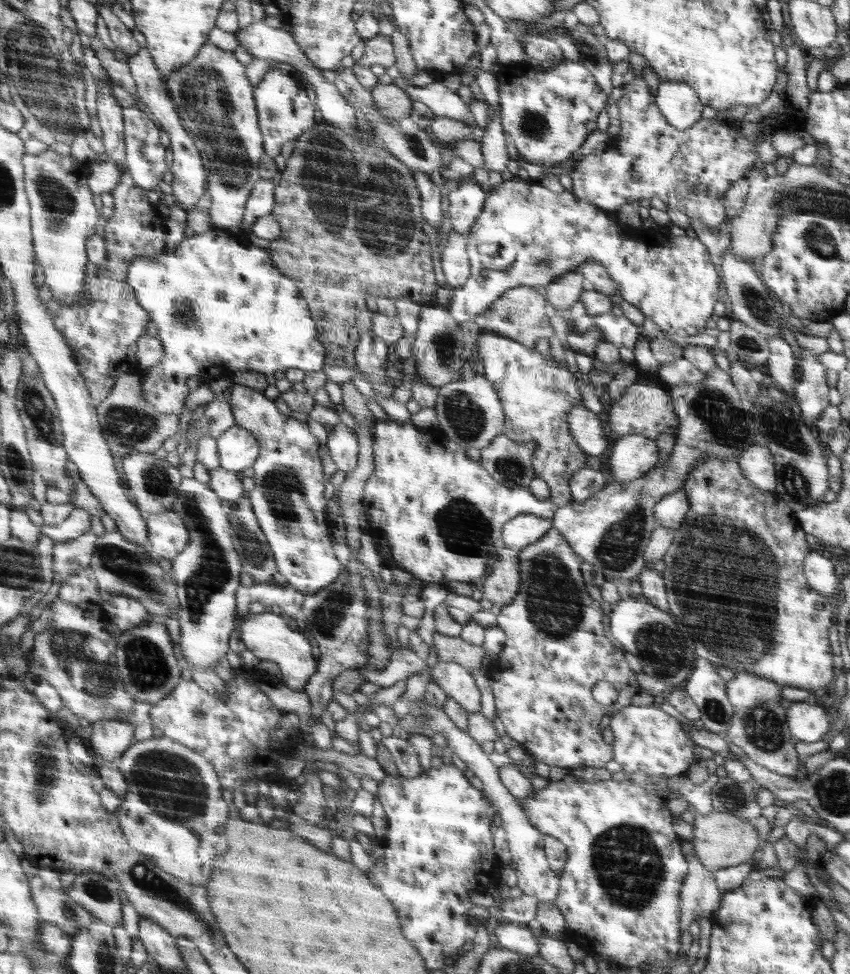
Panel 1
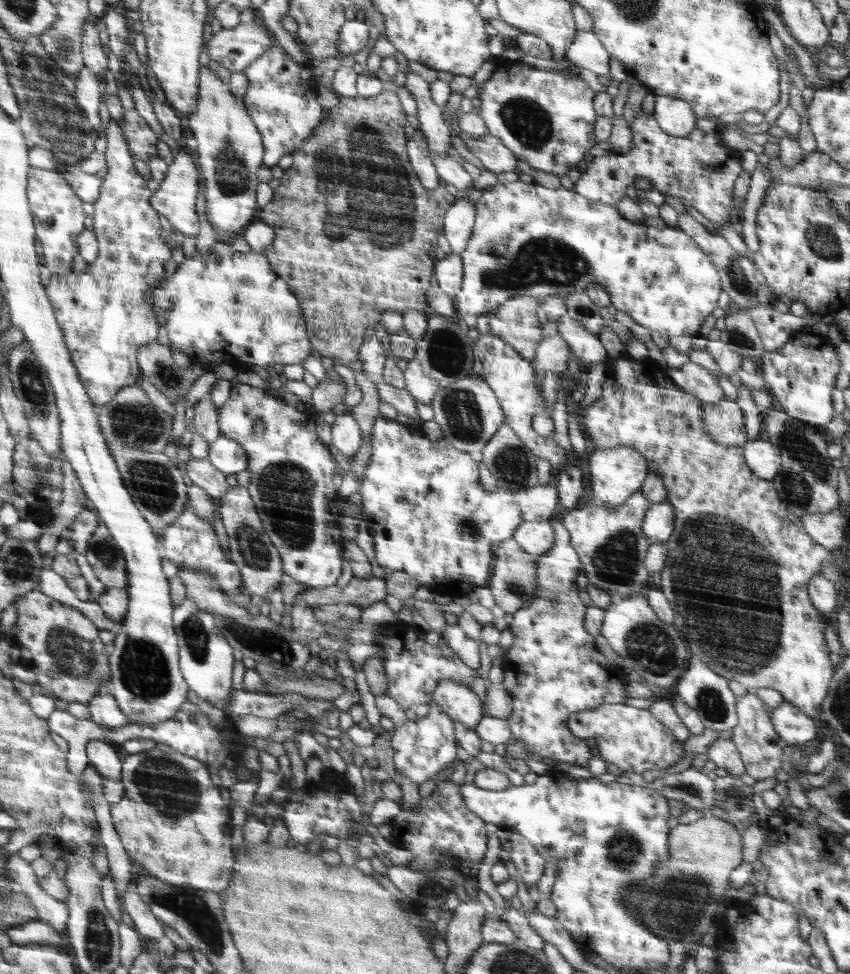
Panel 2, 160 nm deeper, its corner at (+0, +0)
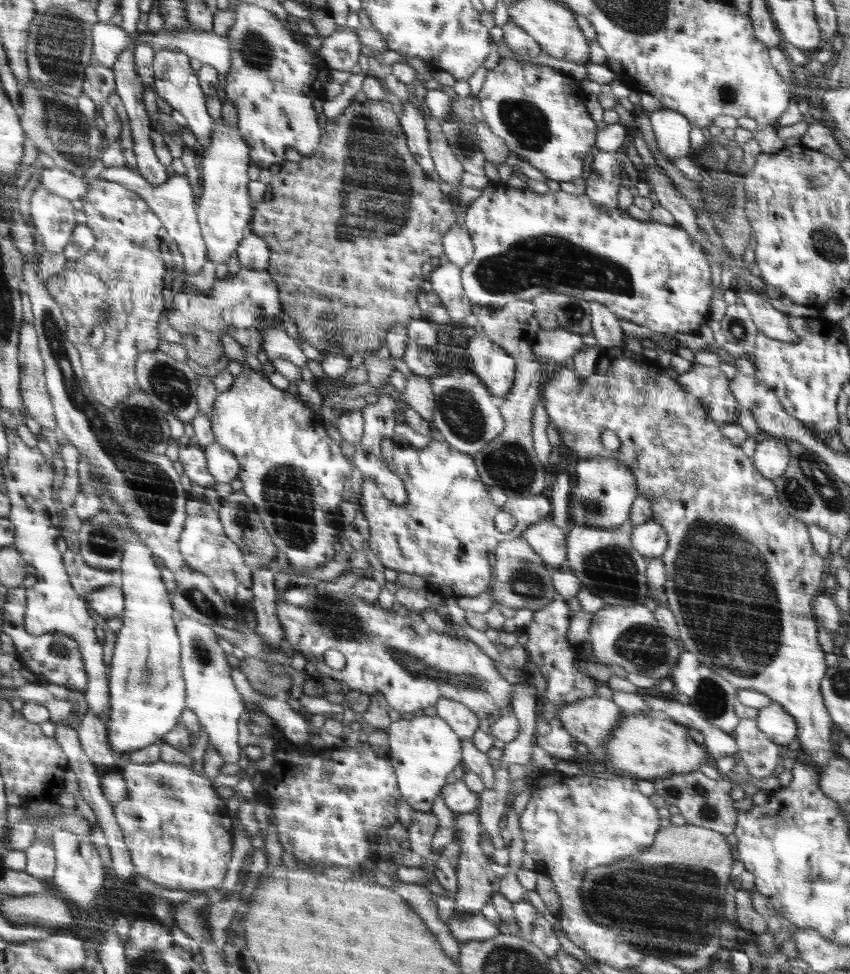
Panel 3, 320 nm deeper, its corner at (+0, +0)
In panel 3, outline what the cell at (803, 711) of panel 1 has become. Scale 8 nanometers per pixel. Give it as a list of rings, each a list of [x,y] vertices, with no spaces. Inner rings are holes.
[[[771,702],[770,705],[755,711],[756,727],[772,743],[782,747],[794,746],[796,742],[796,720],[781,708],[780,704]]]

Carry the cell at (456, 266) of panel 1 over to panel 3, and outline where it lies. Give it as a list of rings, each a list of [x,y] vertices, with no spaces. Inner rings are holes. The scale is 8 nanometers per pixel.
[[[448,262],[432,270],[429,275],[432,291],[448,311],[449,322],[454,326],[464,325],[464,318],[472,313],[468,298],[464,296],[461,284],[461,269]]]

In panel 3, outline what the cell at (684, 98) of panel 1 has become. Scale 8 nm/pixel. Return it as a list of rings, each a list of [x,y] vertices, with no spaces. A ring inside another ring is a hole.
[[[663,107],[649,113],[649,118],[656,138],[656,146],[664,157],[690,155],[691,122],[679,112]]]

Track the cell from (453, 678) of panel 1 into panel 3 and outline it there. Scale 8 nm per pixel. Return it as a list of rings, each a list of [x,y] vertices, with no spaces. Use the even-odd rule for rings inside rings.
[[[443,698],[435,705],[437,716],[450,725],[450,729],[462,739],[472,739],[480,727],[480,719],[460,702]]]

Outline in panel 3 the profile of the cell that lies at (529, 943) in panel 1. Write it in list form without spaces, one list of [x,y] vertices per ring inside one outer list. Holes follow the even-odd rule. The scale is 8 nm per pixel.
[[[480,912],[469,914],[466,918],[454,915],[447,920],[447,925],[452,936],[458,942],[463,943],[468,941],[489,941],[500,934],[498,926],[494,926],[489,920],[486,920]]]

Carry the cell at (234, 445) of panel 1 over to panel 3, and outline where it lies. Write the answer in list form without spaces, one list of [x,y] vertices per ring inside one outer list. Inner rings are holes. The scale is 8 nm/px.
[[[216,442],[205,446],[203,451],[206,457],[208,472],[211,473],[216,482],[228,484],[232,480],[237,479],[241,471],[241,464],[235,453],[230,452]]]

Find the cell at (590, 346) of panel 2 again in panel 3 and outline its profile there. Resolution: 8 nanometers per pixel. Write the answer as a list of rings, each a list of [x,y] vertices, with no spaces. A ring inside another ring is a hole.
[[[563,326],[546,331],[540,328],[536,332],[535,340],[531,346],[534,356],[546,363],[555,362],[556,365],[564,364],[568,358],[576,356],[587,345],[582,341],[581,334],[570,332]]]

